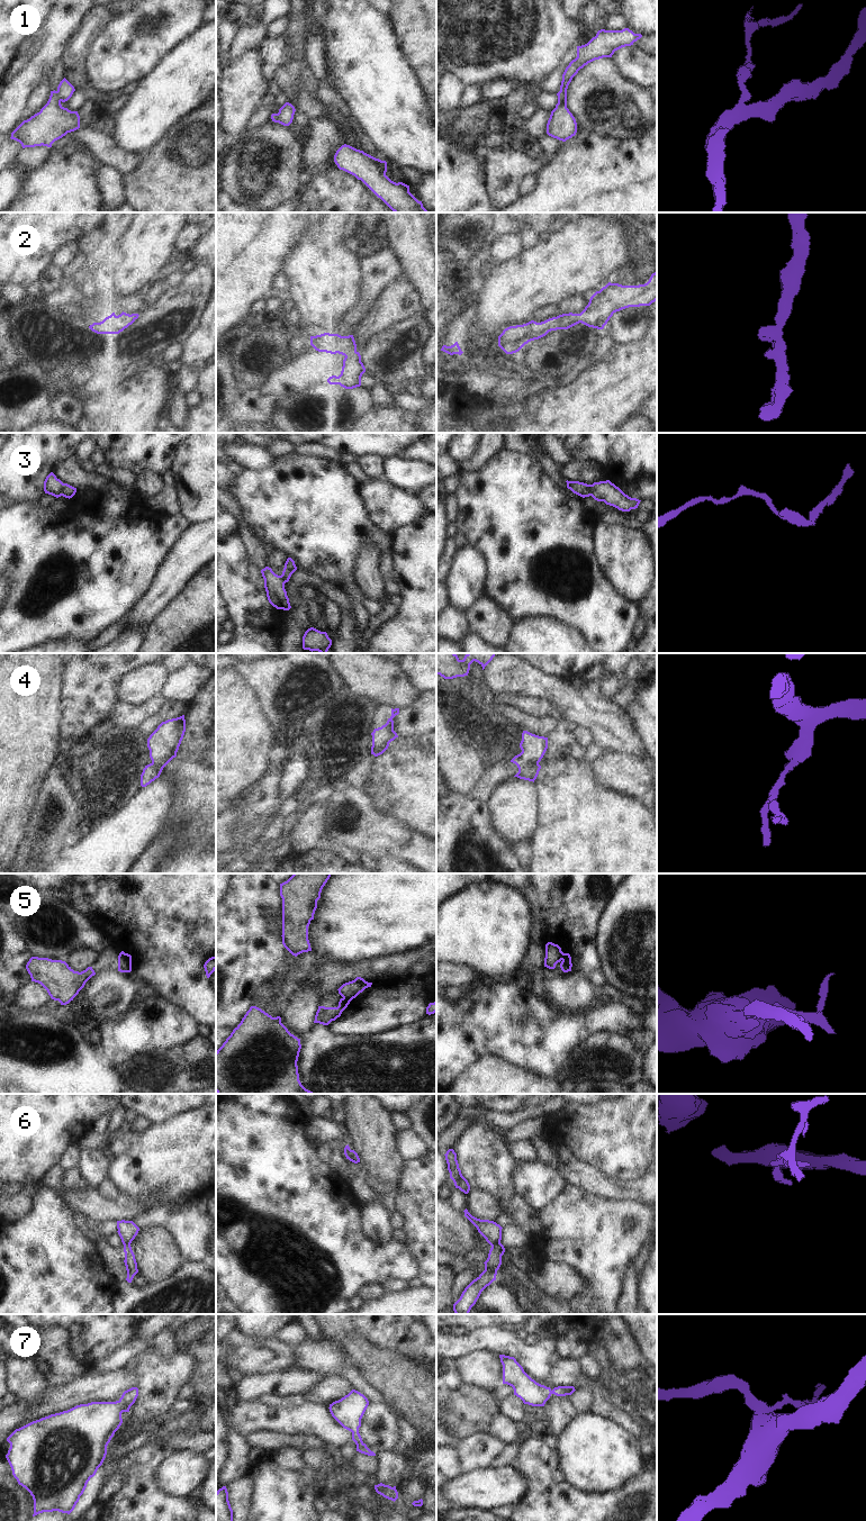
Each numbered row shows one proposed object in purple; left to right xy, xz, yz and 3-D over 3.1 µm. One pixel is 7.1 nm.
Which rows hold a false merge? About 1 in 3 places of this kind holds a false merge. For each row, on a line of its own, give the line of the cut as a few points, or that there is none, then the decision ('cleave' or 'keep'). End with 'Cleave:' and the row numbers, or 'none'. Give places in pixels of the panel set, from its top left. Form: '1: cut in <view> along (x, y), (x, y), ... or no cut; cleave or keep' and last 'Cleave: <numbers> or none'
1: cut in xy along (56, 91), (61, 100); cleave
2: no cut; keep
3: cut in xy along (64, 483), (61, 495); cleave
4: cut in yz along (538, 762), (529, 762), (519, 771); cleave
5: cut in xz along (343, 997), (349, 1002); cleave
6: cut in yz along (499, 1241), (492, 1246); cleave
7: no cut; keep
Cleave: 1, 3, 4, 5, 6

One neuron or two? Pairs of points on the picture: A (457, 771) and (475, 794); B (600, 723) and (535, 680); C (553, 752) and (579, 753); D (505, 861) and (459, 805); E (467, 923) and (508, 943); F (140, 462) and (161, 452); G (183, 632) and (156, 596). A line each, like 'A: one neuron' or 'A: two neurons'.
A: two neurons
B: one neuron
C: one neuron
D: one neuron
E: one neuron
F: one neuron
G: two neurons

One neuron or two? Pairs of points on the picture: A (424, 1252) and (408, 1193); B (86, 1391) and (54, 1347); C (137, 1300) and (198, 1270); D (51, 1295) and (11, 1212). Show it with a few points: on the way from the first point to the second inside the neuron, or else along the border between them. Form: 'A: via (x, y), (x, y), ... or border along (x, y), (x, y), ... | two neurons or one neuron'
A: via (424, 1238), (423, 1207) | one neuron
B: border along (87, 1373), (66, 1384), (52, 1384) | two neurons
C: via (152, 1294), (176, 1279), (183, 1278) | one neuron
D: border along (30, 1197), (30, 1210), (11, 1223) | two neurons

